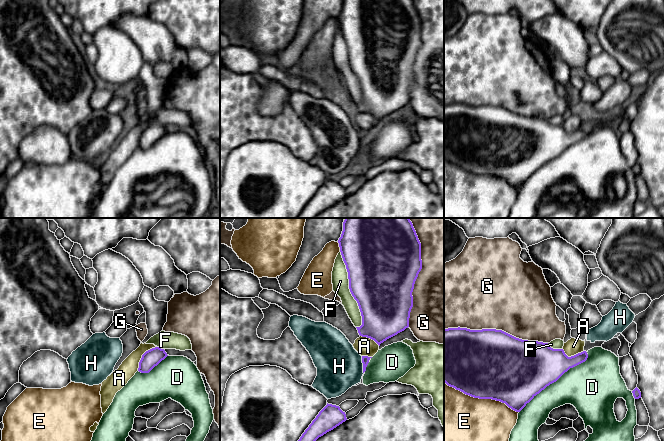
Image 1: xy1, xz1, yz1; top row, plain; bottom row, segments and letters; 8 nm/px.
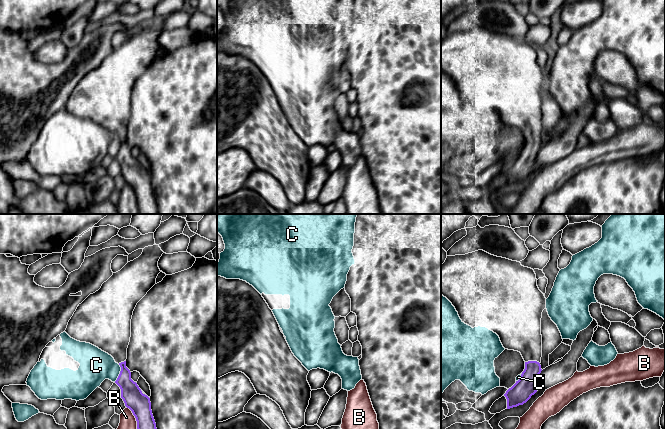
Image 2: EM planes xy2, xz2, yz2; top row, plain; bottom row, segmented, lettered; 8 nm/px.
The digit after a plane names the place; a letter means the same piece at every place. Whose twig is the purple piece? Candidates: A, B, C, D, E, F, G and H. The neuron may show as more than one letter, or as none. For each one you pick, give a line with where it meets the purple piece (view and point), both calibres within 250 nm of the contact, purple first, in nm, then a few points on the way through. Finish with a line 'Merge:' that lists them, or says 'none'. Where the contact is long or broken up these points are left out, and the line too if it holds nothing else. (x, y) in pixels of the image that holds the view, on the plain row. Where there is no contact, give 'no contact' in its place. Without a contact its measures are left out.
Merge: none

